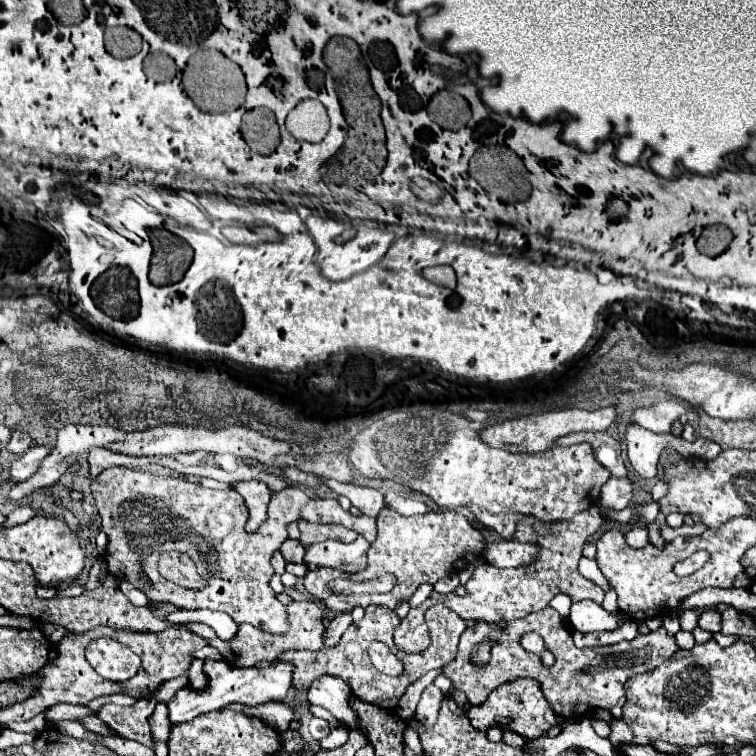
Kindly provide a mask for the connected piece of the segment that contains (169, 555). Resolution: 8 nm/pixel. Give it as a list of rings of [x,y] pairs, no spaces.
[[[163,552],[159,560],[159,572],[167,580],[187,586],[187,588],[203,588],[205,580],[197,574],[193,560],[181,552]]]

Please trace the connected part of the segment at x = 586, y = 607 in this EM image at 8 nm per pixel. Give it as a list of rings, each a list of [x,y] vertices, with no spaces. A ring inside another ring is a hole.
[[[573,602],[569,622],[579,632],[611,632],[623,624],[619,612],[607,612],[597,602]]]

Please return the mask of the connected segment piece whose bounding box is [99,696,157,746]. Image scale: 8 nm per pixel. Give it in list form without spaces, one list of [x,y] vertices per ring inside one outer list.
[[[153,696],[141,698],[129,708],[107,704],[99,710],[99,718],[105,720],[119,736],[129,738],[129,740],[137,740],[145,746],[153,746],[147,718],[153,714],[155,704],[157,704],[157,700]]]

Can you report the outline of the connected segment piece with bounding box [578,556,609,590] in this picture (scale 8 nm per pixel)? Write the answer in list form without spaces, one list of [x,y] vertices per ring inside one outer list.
[[[582,556],[579,561],[578,569],[581,575],[585,578],[589,578],[589,580],[593,580],[593,582],[595,582],[597,586],[601,586],[603,590],[609,588],[609,582],[605,580],[605,576],[601,574],[601,570],[597,568],[597,562],[595,560],[590,560]]]

